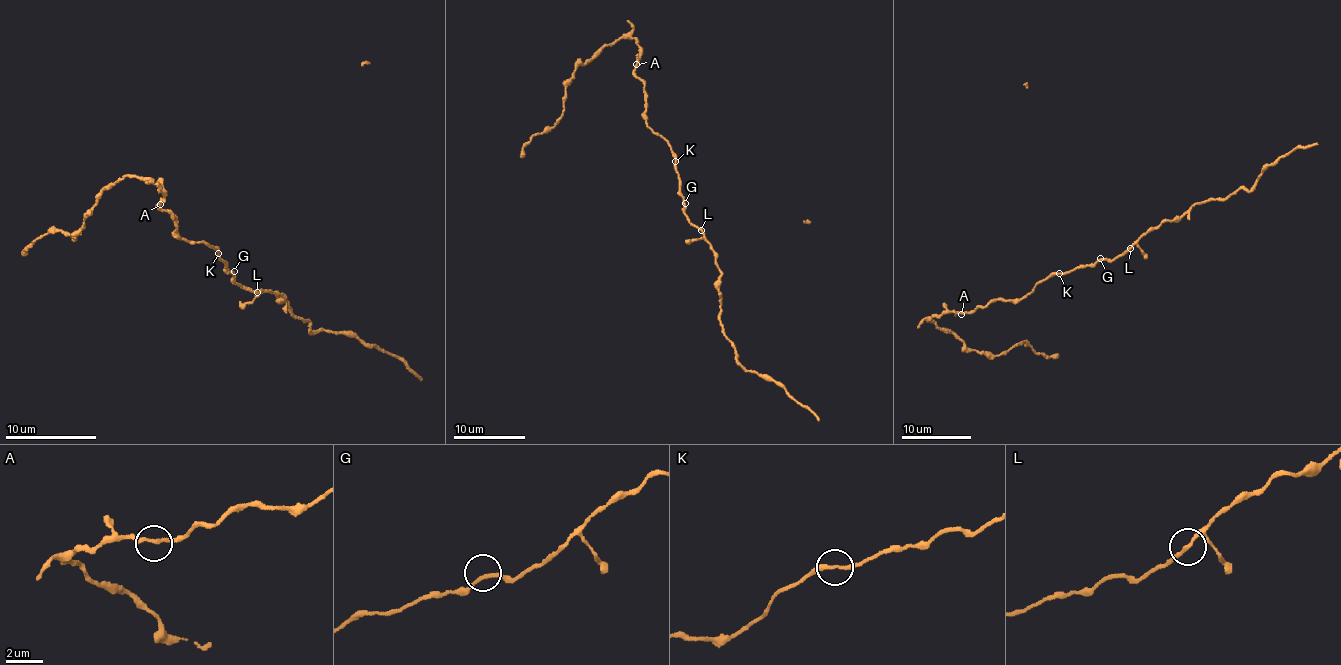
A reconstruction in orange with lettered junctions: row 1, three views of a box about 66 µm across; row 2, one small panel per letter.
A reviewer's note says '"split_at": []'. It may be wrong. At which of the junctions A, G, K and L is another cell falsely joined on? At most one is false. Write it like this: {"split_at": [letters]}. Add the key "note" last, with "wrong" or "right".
{"split_at": [], "note": "right"}

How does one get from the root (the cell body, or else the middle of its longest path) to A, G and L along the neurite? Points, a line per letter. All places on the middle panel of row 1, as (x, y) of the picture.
A: (675, 161), (670, 144), (646, 122), (646, 92), (643, 82), (634, 74), (636, 64)
G: (675, 161), (679, 195), (685, 203)
L: (675, 161), (683, 214), (701, 229)

